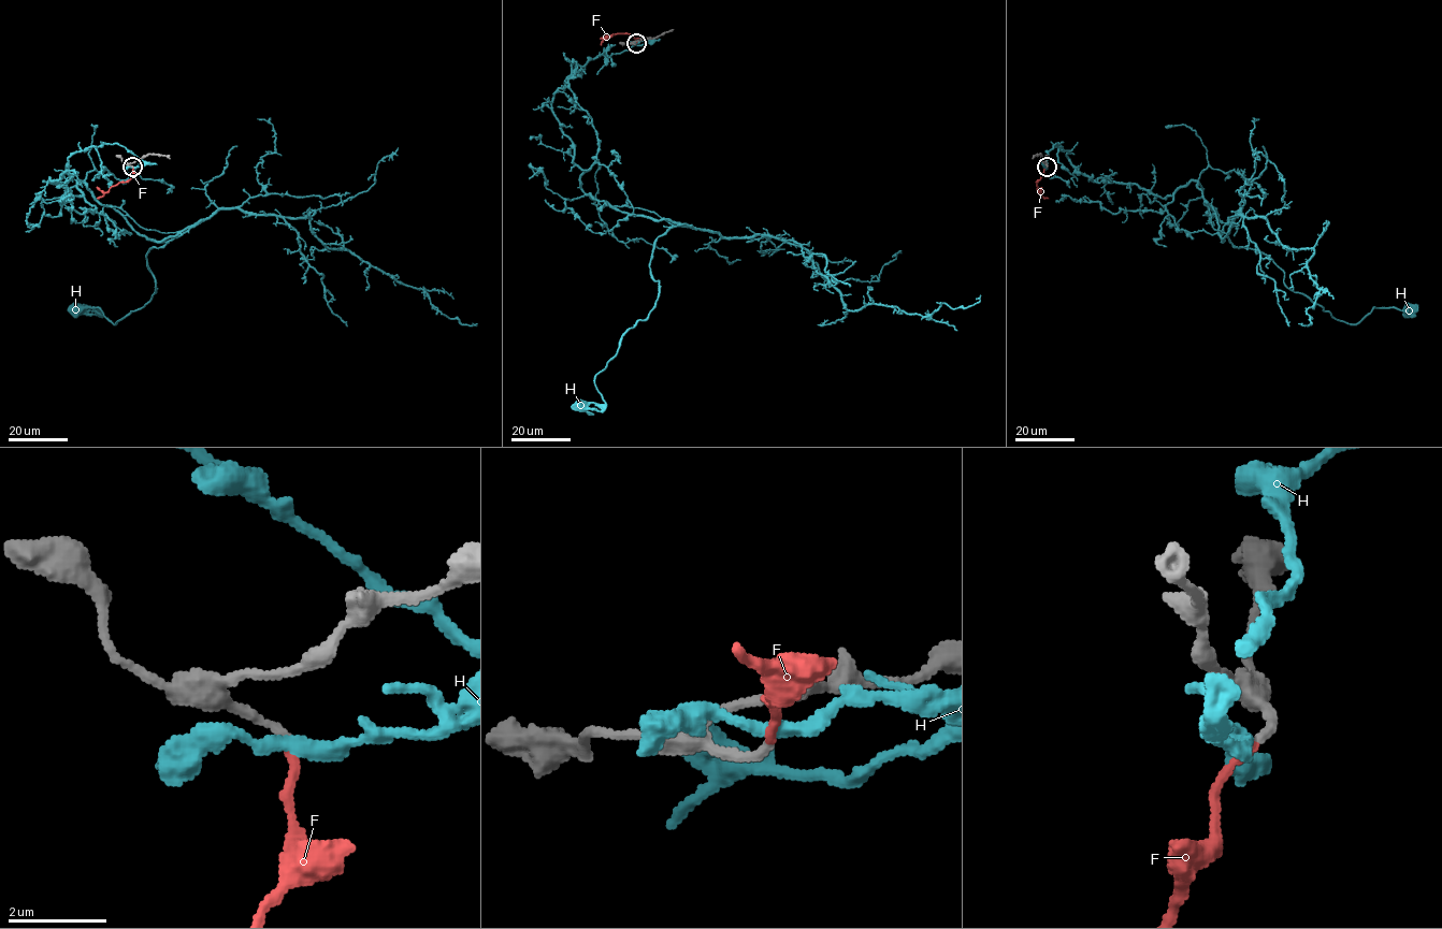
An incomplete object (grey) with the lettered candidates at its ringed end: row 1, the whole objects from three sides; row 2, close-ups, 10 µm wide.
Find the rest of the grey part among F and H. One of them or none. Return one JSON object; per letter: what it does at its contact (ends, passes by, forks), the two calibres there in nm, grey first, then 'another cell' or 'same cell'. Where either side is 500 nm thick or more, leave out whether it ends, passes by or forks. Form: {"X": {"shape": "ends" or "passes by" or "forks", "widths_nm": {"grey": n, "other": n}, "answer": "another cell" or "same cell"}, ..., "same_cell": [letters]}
{"F": {"shape": "ends", "widths_nm": {"grey": 190, "other": 160}, "answer": "same cell"}, "H": {"shape": "passes by", "widths_nm": {"grey": 180, "other": 280}, "answer": "another cell"}, "same_cell": ["F"]}

